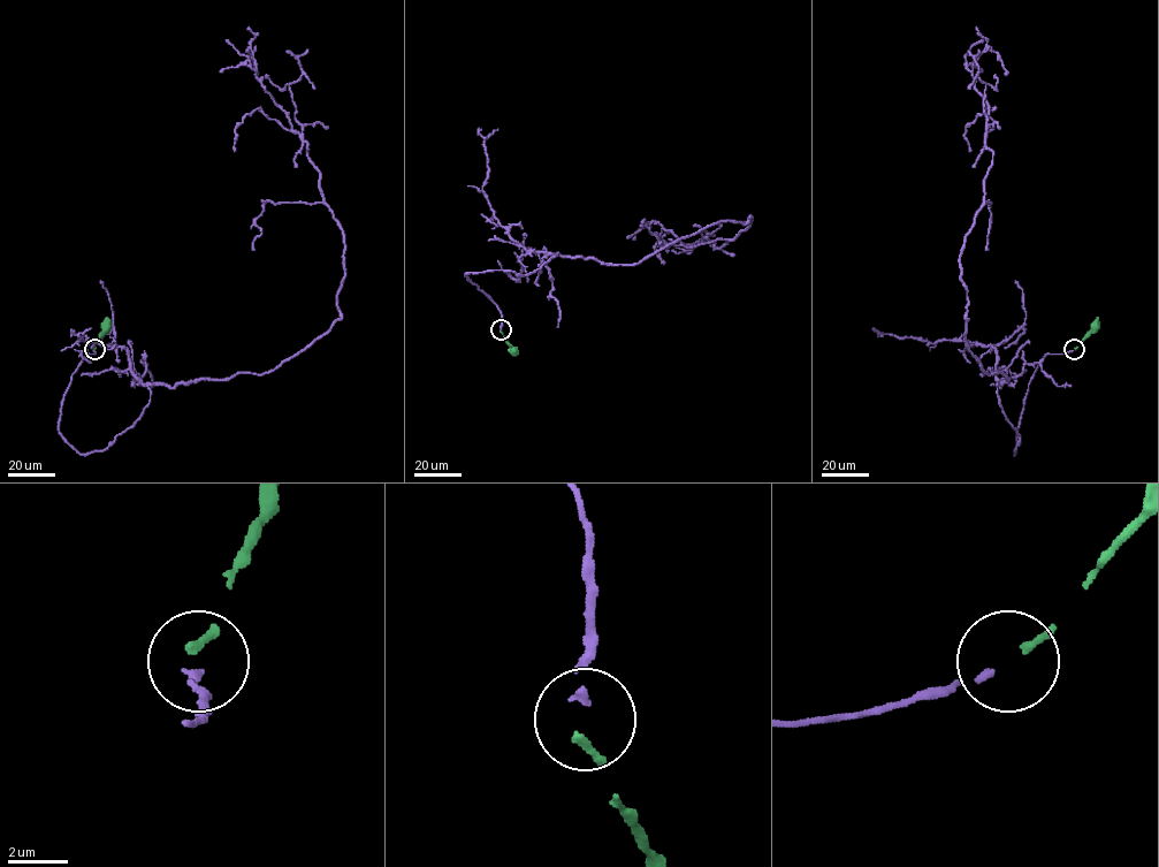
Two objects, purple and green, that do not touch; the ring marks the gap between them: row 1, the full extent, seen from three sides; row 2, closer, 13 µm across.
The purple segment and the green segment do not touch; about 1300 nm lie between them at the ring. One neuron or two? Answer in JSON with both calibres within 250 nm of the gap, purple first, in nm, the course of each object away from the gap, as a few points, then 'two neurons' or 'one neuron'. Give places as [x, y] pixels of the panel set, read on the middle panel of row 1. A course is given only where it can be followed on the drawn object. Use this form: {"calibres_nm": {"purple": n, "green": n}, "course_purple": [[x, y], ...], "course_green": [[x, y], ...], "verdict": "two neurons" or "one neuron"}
{"calibres_nm": {"purple": 240, "green": 280}, "course_purple": [[501, 329], [466, 273], [524, 275], [554, 253], [634, 264], [750, 215], [714, 249], [662, 228], [662, 261]], "course_green": [[501, 332], [515, 352]], "verdict": "one neuron"}

